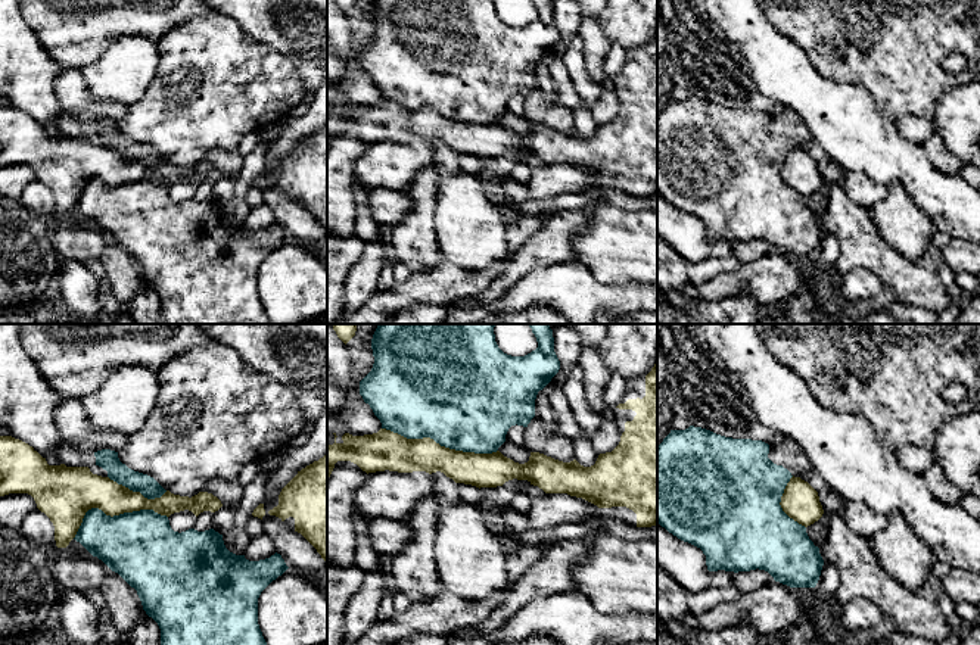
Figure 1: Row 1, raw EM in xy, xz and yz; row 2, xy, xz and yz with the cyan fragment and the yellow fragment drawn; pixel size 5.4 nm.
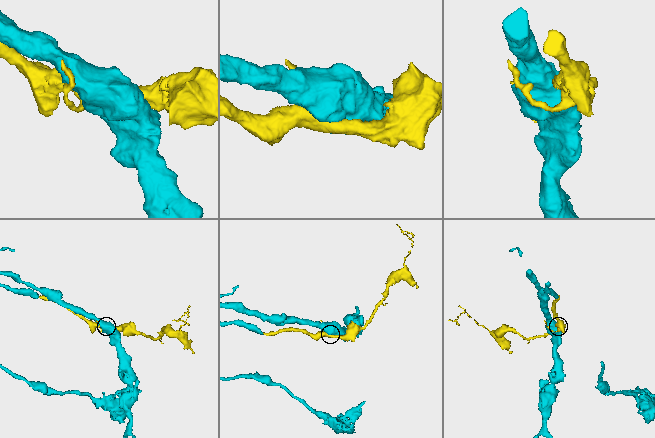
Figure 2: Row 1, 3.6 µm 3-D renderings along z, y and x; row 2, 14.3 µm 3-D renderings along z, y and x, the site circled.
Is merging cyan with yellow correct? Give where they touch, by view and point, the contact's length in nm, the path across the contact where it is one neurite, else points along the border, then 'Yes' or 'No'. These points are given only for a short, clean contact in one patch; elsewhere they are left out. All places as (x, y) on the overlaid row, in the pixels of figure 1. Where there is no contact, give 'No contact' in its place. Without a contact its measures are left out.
Touches cyan at xz (439, 443). Shared border 650 nm. Yes

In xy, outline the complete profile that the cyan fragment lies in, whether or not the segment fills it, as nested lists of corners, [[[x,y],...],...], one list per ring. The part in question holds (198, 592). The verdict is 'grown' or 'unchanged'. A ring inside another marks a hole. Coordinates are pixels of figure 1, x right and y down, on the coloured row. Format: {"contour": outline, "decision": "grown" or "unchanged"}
{"contour": [[[91,508],[74,539],[137,591],[143,610],[161,629],[161,645],[267,645],[258,624],[258,598],[289,568],[280,554],[249,561],[245,555],[230,552],[223,535],[214,529],[205,532],[189,529],[178,533],[171,529],[167,515],[153,510],[111,517],[99,508]]], "decision": "unchanged"}

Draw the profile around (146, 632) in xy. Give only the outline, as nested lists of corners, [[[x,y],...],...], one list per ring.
[[[144,616],[134,629],[124,636],[124,641],[128,645],[161,645],[161,629],[152,617]]]

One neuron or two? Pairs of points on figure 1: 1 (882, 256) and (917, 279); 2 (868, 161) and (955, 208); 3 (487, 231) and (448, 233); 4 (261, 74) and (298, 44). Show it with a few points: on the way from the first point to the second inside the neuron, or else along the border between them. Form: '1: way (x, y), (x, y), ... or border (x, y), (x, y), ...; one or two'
1: way (890, 265), (908, 279); one
2: way (890, 161), (902, 161), (933, 192); one
3: way (478, 231), (457, 233); one
4: border (254, 37), (289, 56), (296, 64); two

